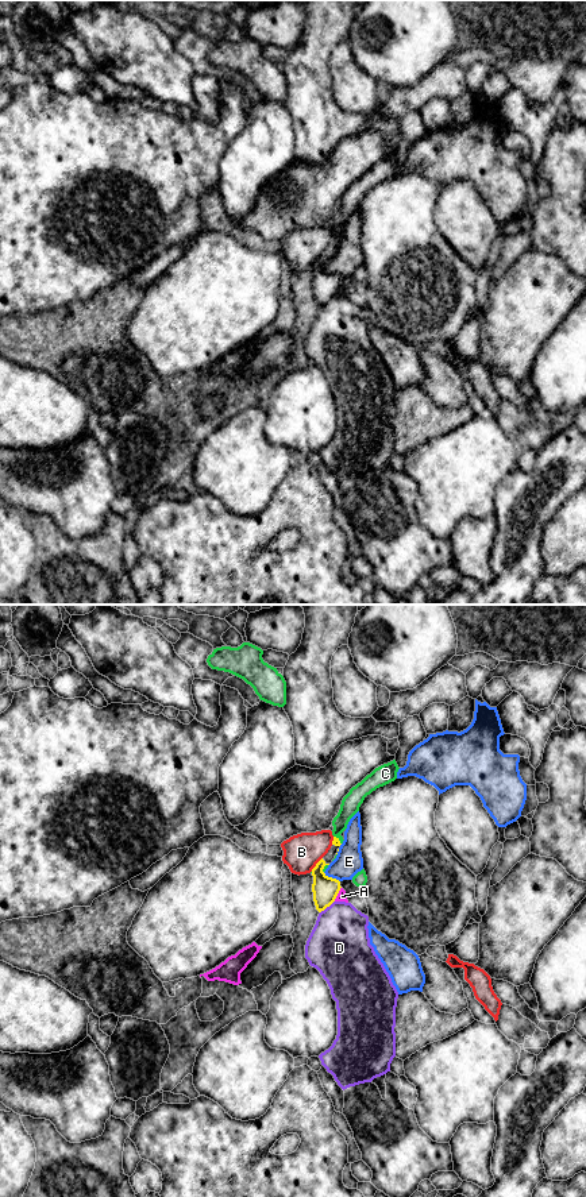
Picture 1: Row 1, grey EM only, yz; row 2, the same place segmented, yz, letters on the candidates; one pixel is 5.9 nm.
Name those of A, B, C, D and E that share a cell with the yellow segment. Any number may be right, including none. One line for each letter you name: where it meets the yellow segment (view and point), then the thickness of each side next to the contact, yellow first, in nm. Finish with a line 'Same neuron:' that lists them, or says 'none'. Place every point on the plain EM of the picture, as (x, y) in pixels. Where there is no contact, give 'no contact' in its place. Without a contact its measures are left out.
Same neuron: none

